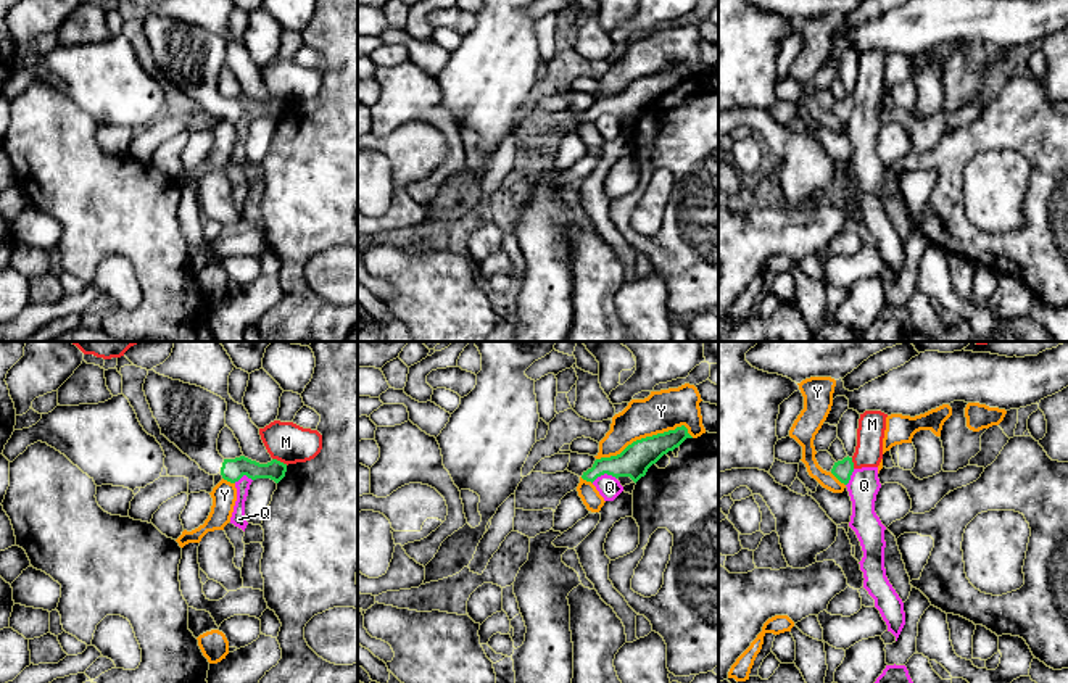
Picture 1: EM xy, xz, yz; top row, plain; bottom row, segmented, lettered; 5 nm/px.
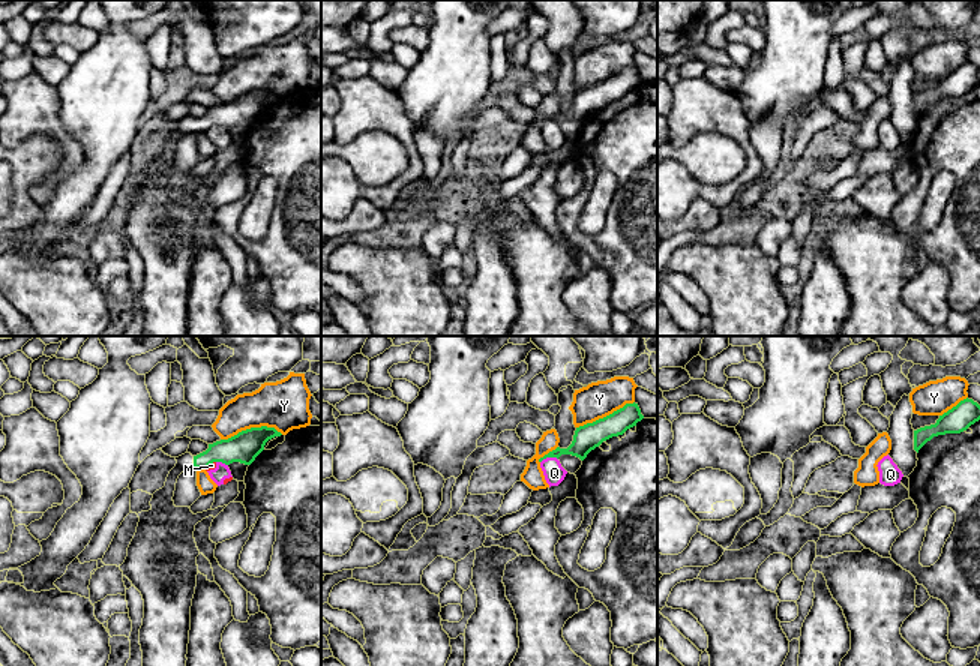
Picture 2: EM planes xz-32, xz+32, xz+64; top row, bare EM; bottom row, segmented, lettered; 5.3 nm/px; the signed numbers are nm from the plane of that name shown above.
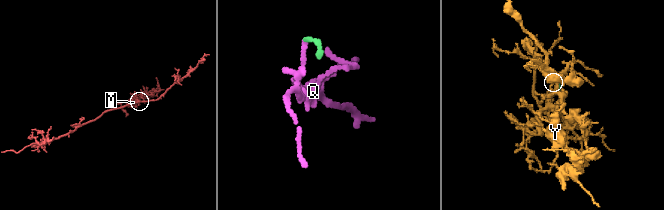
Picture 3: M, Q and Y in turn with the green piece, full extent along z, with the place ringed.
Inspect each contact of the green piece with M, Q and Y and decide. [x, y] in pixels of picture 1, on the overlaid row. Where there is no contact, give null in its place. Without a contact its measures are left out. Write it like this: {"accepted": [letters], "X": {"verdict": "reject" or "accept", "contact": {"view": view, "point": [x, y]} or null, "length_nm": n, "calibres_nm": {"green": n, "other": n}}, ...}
{"accepted": [], "M": {"verdict": "reject", "contact": {"view": "xy", "point": [279, 461]}, "length_nm": 90, "calibres_nm": {"green": 110, "other": 200}}, "Q": {"verdict": "reject", "contact": {"view": "xz", "point": [603, 474]}, "length_nm": 130, "calibres_nm": {"green": 160, "other": 110}}, "Y": {"verdict": "reject", "contact": {"view": "xz", "point": [646, 437]}, "length_nm": 500, "calibres_nm": {"green": 160, "other": 200}}}

